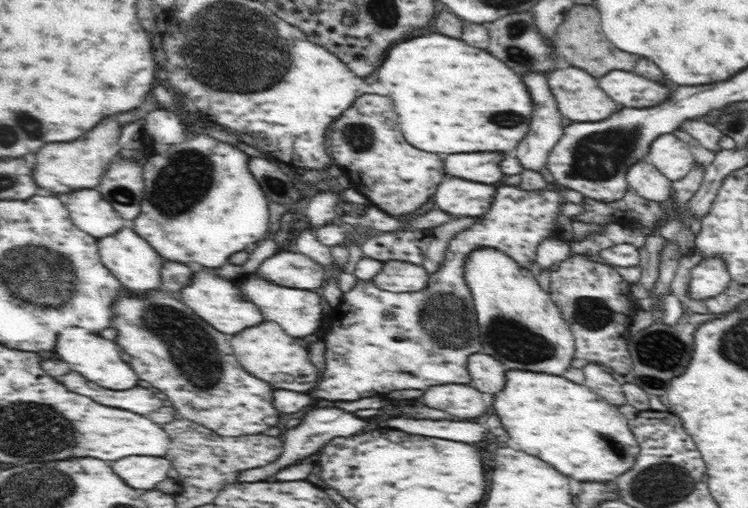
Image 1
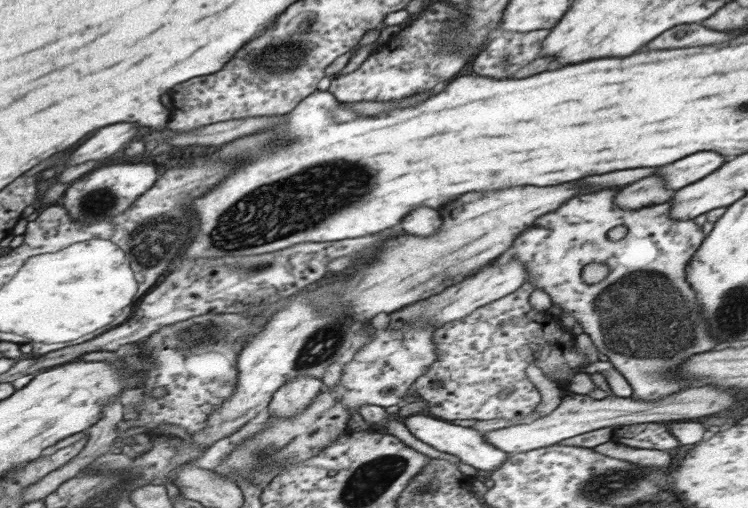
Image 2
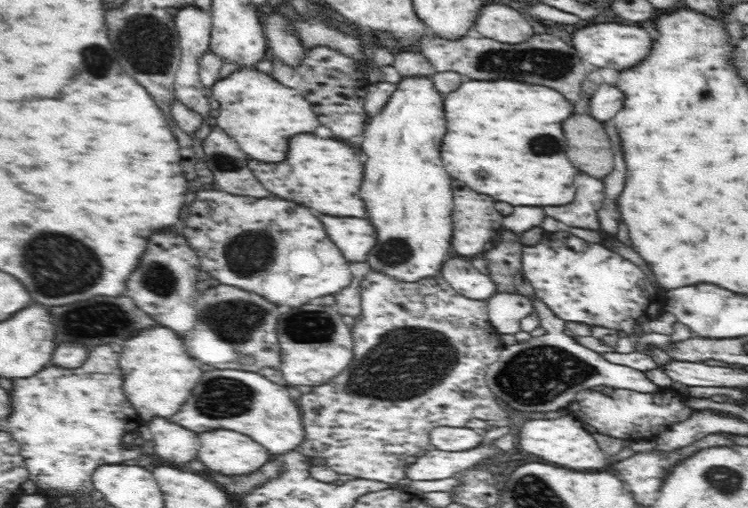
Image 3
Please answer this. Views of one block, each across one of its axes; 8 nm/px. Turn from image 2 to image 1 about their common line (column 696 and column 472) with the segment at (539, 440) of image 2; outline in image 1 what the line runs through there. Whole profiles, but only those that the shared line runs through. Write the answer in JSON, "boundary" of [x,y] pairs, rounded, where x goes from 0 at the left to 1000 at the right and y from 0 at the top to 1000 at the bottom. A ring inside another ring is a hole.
{"boundary":[[[594,756],[578,760],[567,780],[564,791],[575,803],[594,807],[612,823],[636,823],[650,811],[650,795],[644,776],[626,756]]]}

